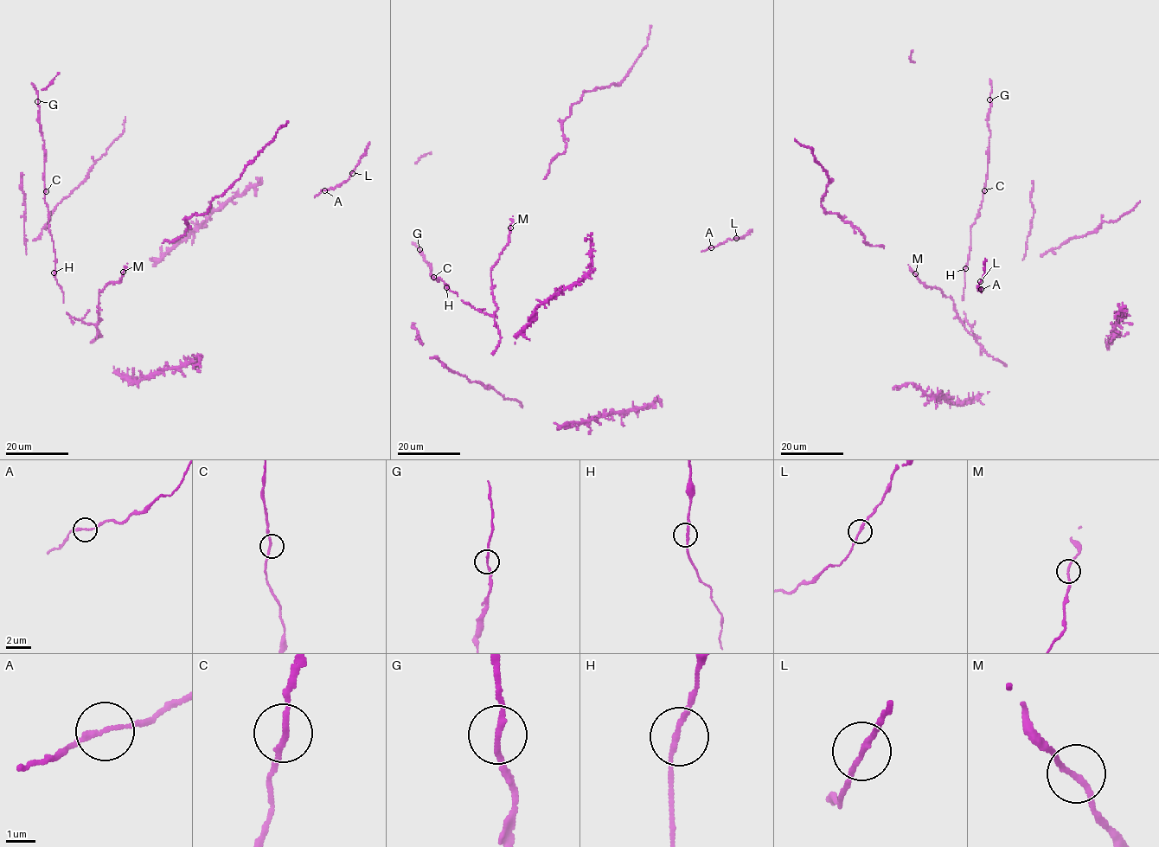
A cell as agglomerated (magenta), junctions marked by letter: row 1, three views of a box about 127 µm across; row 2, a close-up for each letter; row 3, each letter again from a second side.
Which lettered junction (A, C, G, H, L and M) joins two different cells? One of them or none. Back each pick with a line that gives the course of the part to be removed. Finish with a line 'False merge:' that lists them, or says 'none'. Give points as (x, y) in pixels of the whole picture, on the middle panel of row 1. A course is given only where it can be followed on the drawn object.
False merge: none

